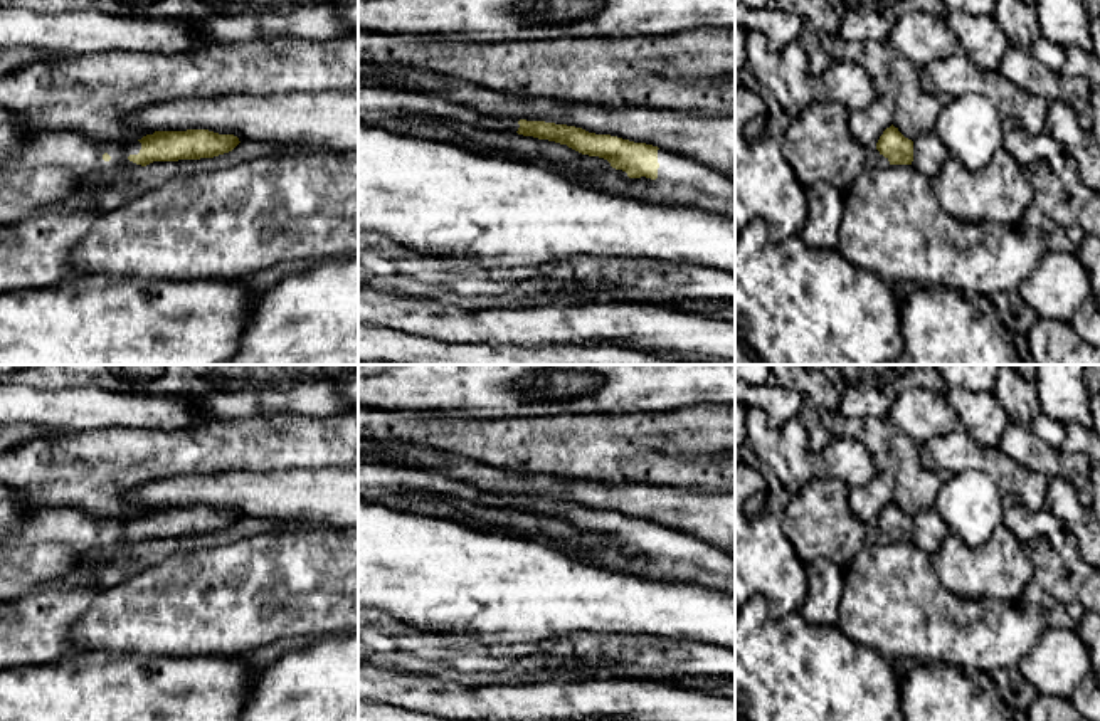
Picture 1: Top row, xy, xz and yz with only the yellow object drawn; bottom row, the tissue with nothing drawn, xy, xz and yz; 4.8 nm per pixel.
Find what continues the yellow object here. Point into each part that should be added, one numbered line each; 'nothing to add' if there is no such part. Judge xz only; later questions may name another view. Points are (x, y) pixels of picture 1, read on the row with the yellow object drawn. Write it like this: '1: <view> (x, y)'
1: xz (682, 180)

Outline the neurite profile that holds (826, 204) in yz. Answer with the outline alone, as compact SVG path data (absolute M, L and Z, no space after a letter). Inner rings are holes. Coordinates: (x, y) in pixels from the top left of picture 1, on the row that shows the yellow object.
M826 180L806 187L809 213L801 234L811 247L838 249L839 225L844 213L844 193Z

